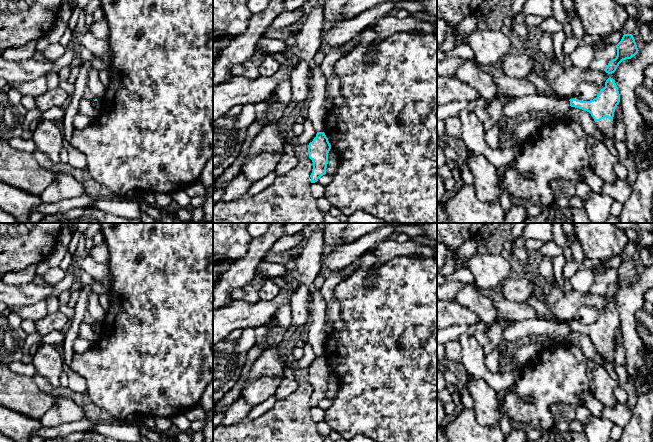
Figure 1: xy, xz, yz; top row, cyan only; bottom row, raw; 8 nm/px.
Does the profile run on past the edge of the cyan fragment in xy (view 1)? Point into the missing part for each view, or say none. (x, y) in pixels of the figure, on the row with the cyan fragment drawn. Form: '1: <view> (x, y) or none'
1: none

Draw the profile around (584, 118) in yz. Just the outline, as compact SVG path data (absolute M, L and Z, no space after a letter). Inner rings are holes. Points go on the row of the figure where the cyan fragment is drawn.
M570 106L566 115L569 119L578 122L582 126L590 140L598 137L596 122L589 112Z

